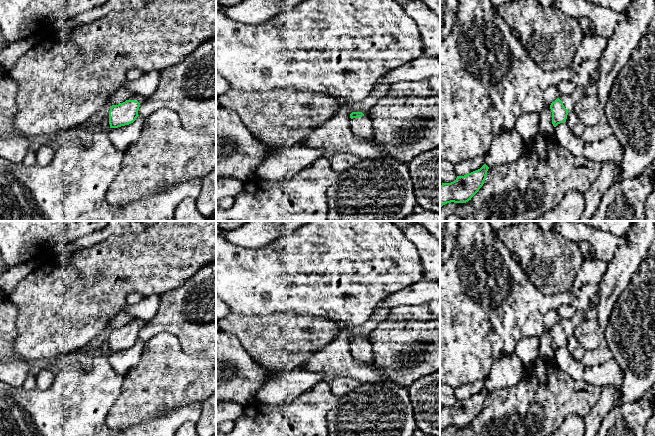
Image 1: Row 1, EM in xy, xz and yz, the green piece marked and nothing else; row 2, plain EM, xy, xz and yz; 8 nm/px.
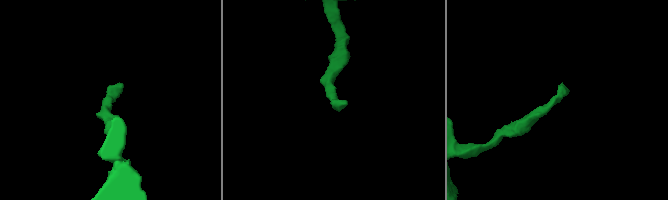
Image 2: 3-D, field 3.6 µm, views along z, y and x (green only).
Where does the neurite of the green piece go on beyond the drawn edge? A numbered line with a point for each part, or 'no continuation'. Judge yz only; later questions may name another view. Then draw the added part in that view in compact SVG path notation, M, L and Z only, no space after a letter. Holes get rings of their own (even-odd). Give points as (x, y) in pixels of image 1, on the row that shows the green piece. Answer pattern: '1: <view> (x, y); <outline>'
1: yz (569, 101); M577 86L571 95L561 95L559 99L562 101L564 107L570 111L573 110L574 105L585 95L585 90Z

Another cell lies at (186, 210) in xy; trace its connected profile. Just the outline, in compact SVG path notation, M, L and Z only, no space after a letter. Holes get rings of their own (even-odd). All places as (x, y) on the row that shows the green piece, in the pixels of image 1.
M187 197L177 205L173 221L207 221L207 218L197 209L196 199Z

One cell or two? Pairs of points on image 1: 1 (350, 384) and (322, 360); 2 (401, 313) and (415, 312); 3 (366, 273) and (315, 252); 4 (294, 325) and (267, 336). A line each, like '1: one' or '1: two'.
1: two
2: one
3: one
4: one

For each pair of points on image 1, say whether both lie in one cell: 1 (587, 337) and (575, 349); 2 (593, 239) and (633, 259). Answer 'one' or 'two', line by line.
1: two
2: two

